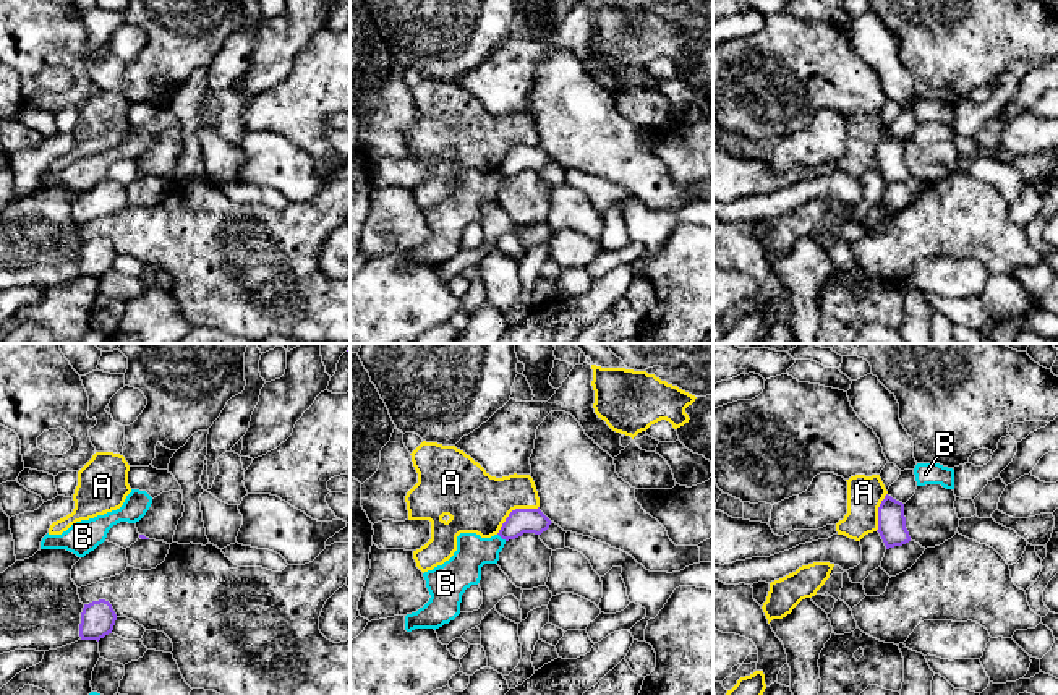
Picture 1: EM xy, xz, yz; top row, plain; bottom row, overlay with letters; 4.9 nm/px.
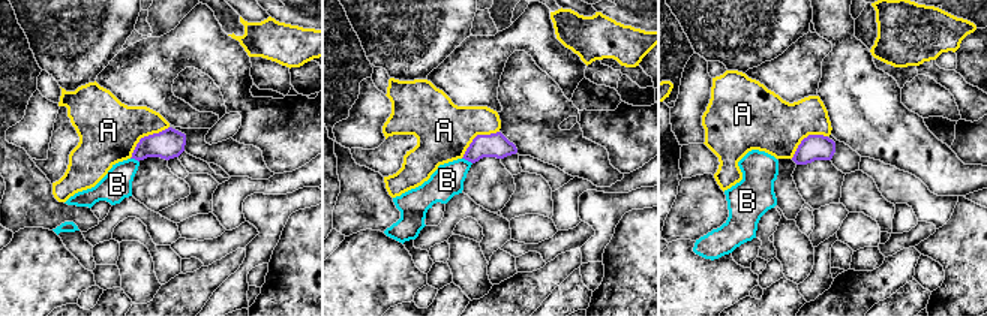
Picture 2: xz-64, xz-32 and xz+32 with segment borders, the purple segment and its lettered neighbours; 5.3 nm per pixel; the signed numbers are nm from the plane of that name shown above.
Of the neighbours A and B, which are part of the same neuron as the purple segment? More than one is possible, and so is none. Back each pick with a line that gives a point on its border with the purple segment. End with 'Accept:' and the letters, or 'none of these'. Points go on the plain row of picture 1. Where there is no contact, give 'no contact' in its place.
Accept: none of these

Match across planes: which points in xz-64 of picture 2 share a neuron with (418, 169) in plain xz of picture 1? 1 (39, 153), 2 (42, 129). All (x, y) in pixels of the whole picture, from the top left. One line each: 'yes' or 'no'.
1: no
2: no

